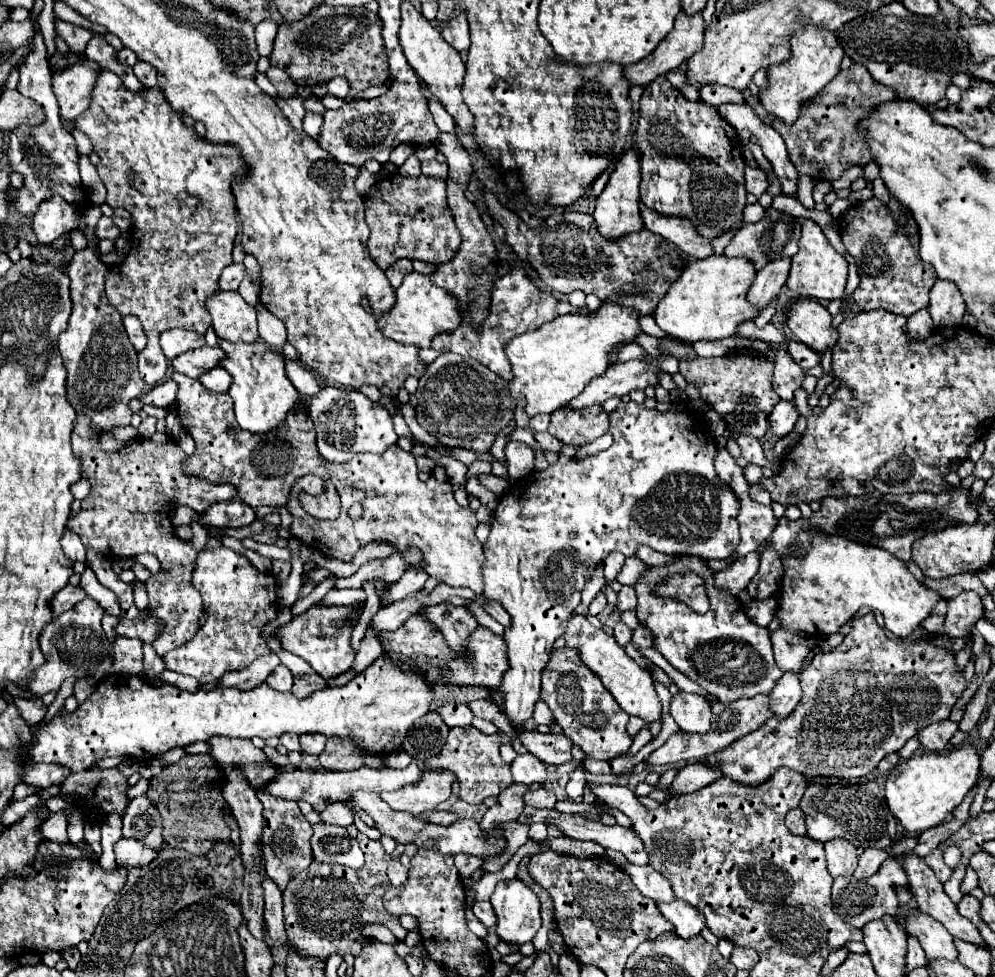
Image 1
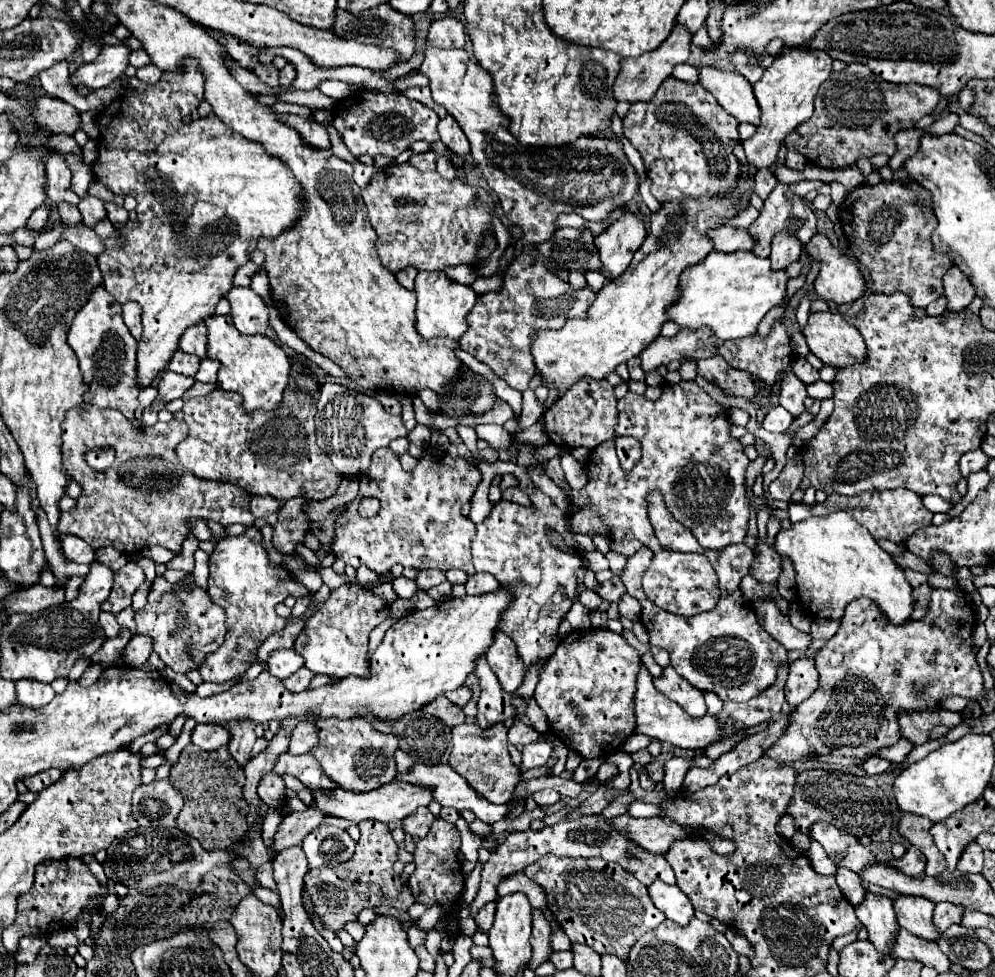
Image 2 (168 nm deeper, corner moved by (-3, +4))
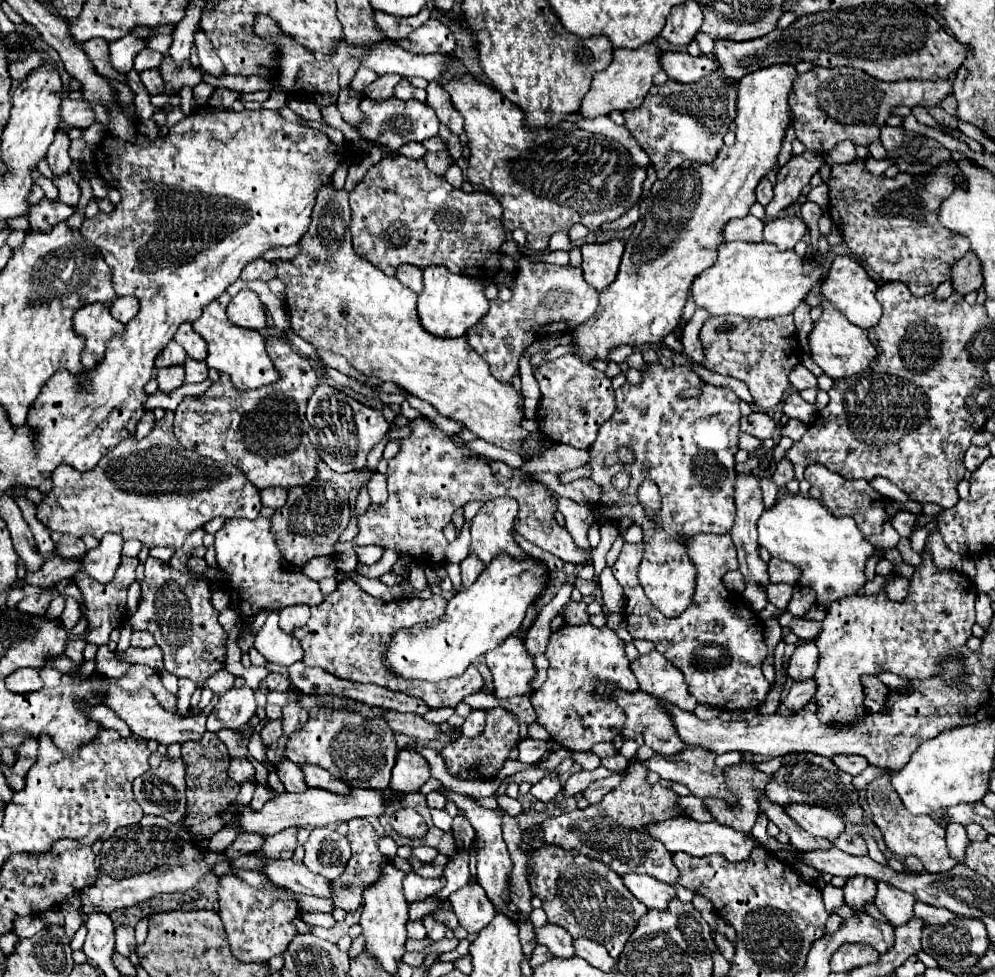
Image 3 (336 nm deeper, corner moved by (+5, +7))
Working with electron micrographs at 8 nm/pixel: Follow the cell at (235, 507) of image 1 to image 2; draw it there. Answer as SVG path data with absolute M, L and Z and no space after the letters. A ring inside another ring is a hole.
M253 496L251 498L251 512L255 518L263 518L267 520L271 514L279 512L279 508L283 506L283 502L271 498L271 496Z

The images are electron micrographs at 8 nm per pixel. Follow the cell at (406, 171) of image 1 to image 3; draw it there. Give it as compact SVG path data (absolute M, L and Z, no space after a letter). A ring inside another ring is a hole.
M437 151L437 153L425 153L423 161L427 163L427 169L437 173L437 175L443 175L451 165L453 165L453 159L449 159L449 153L447 151Z

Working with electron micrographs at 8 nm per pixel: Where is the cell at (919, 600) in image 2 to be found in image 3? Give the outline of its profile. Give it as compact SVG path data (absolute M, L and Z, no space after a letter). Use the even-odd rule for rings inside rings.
M897 575L897 577L893 577L893 579L887 581L887 585L885 585L885 593L887 593L887 597L889 597L891 601L903 603L903 601L907 599L907 595L909 595L909 585L911 585L909 579Z

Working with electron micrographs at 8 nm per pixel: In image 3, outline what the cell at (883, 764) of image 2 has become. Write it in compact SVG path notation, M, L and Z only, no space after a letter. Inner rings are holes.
M839 755L839 757L833 757L835 765L851 775L859 775L863 769L867 769L867 759L865 757L857 757L857 755Z

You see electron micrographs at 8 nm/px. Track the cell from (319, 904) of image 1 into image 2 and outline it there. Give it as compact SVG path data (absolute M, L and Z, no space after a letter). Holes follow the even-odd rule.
M365 820L359 824L359 830L361 838L349 862L343 862L335 868L309 870L309 874L305 876L305 892L311 896L315 912L321 916L325 928L329 930L343 928L347 922L355 920L363 908L387 906L387 908L409 910L409 906L415 902L407 884L403 884L401 878L393 872L399 846L391 836L389 826L383 822Z

